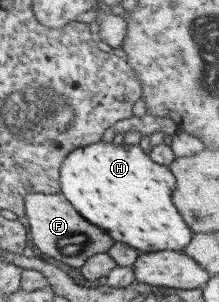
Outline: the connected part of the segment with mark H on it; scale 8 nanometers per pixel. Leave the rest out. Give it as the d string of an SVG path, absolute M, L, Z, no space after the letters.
M101 140L67 153L59 167L61 194L80 217L104 229L108 237L141 253L178 252L193 238L170 201L174 176L169 166L150 161L138 145Z

